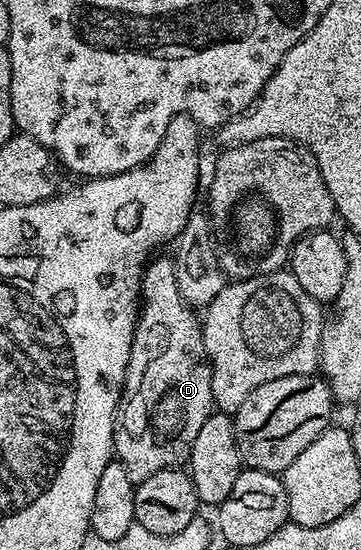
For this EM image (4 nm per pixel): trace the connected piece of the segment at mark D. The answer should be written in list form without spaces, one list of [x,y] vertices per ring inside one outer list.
[[[169,255],[160,256],[151,259],[142,273],[140,311],[130,343],[126,380],[122,384],[122,399],[114,425],[114,456],[128,470],[128,478],[135,482],[151,478],[152,474],[165,468],[185,465],[190,458],[192,442],[196,442],[196,434],[200,434],[200,426],[204,426],[215,407],[212,370],[199,317],[195,309],[184,302],[180,286],[176,286],[173,259]]]

